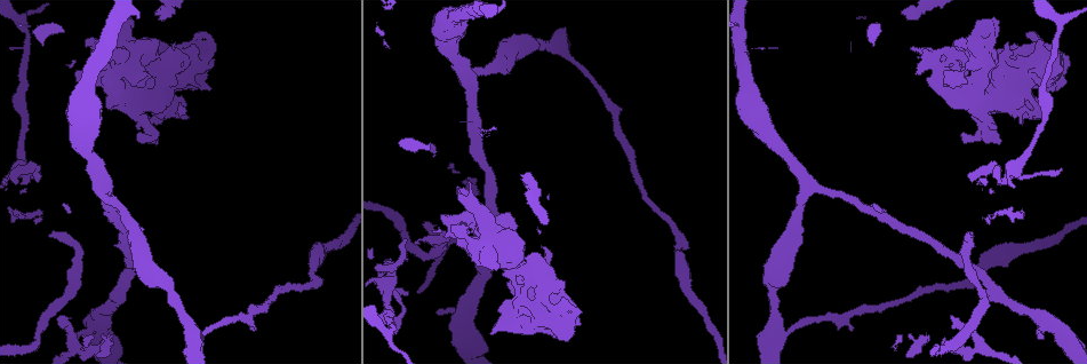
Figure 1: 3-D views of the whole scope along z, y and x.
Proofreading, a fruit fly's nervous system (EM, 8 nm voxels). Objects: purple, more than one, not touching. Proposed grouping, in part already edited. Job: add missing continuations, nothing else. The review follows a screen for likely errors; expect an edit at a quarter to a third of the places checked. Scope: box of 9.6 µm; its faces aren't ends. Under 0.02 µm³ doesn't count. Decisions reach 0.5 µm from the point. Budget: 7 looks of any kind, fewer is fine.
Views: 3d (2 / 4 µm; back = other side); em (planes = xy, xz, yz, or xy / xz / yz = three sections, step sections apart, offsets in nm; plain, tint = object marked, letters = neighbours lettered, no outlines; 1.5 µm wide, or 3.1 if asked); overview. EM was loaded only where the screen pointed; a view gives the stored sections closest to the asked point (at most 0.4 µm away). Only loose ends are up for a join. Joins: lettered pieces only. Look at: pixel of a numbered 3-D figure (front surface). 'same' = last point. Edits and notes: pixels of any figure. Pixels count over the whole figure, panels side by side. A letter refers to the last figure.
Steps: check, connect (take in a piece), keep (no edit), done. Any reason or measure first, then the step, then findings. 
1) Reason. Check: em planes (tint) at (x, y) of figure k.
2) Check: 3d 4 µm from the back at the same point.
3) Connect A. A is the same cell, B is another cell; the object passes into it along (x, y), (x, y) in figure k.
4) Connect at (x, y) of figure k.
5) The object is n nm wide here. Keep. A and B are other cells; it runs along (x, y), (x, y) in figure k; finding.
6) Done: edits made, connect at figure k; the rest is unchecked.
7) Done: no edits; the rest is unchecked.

Check: 3d 4 µm at (1040, 334) of figure 1.

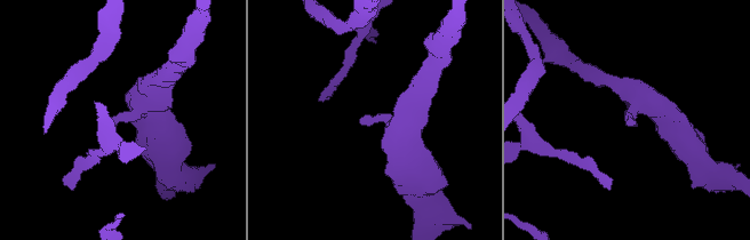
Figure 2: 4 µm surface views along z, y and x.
Now the EM. Check: em planes (letters) at (361, 121) of figure 2.

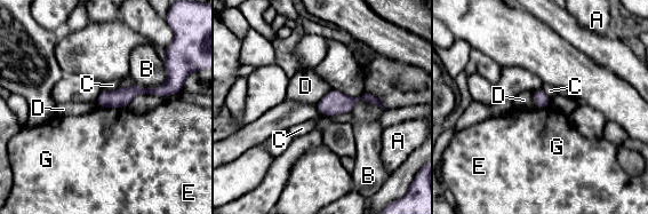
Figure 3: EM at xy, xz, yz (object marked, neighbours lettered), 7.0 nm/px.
The object is 110 nm wide here. Keep. A, B, C, D, E and G are other cells; a border runs along (118, 87), (101, 92) in figure 3; no lettered piece goes on from it.

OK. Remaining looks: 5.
Free end. Check: em yz step 4 (letters) at (23, 182) of figure 1.

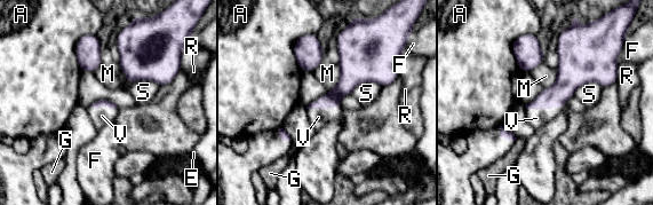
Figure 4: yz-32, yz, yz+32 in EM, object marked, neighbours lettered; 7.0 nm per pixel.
Check: em planes (letters) at the same point.

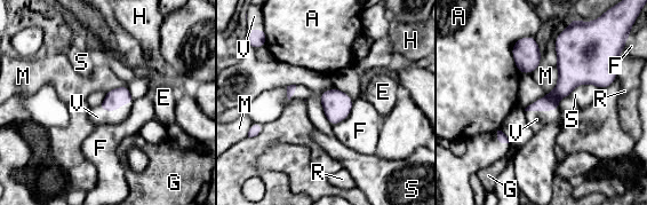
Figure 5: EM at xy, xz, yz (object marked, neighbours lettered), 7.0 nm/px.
Connect V. V is the same cell, A, E, F, G, H, M, R and S are other cells; it goes on there.

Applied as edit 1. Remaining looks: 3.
See it whole again. Check: overview.

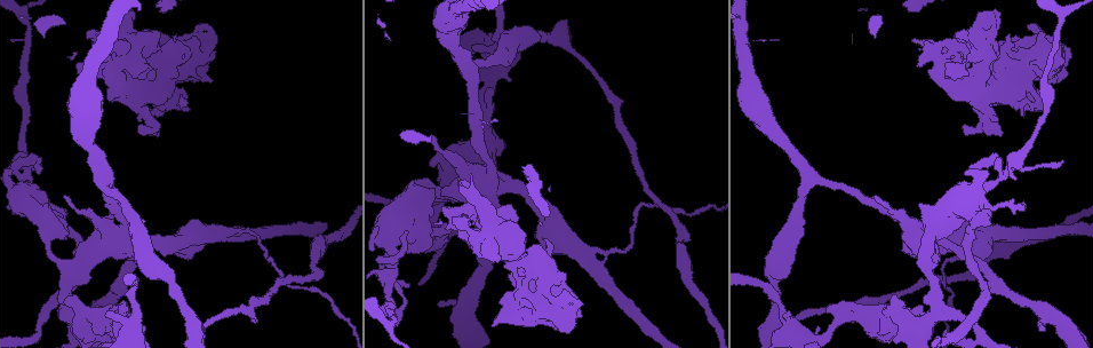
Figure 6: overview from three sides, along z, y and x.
Check: em planes (letters) at (524, 272) of figure 6.

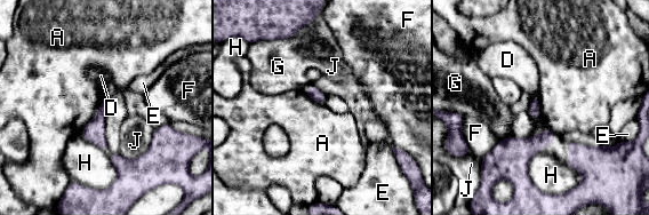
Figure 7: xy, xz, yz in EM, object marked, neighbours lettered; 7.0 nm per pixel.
Keep. A, D, E, F, G, H and J are other cells; it runs along (103, 108), (98, 140), (120, 174) in figure 7; none of them fits.

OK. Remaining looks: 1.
Done: edits made, connect at figure 5; the rest is unchecked.

